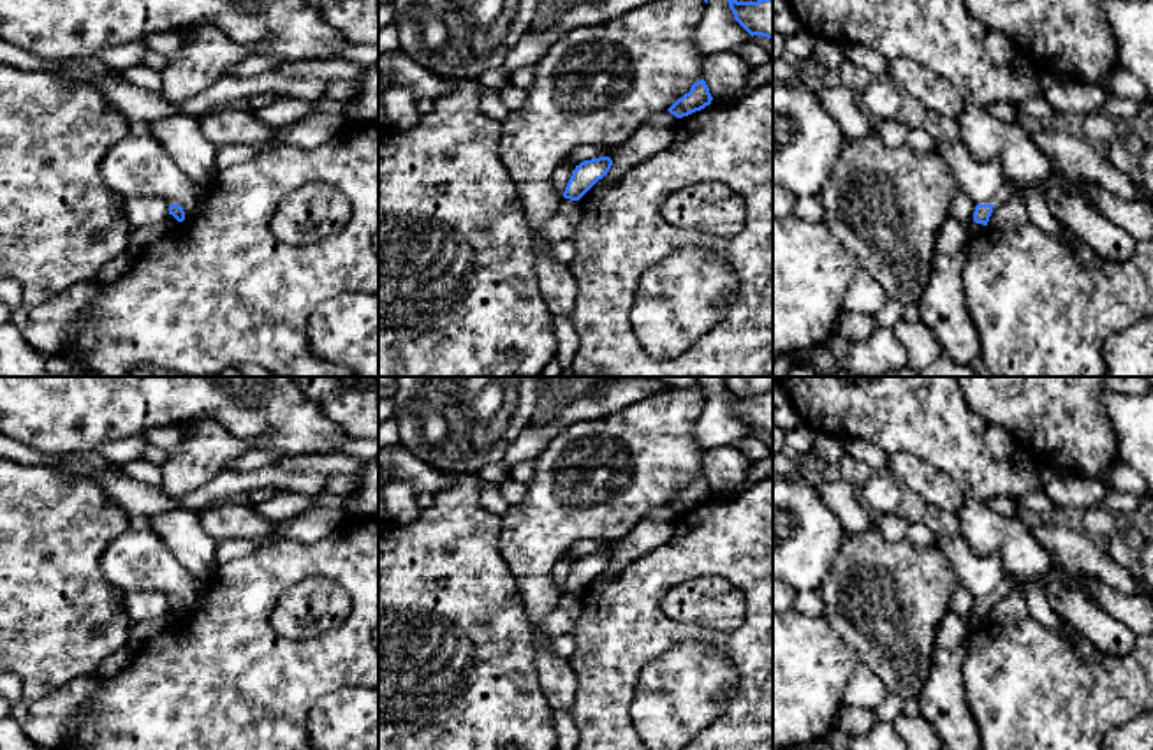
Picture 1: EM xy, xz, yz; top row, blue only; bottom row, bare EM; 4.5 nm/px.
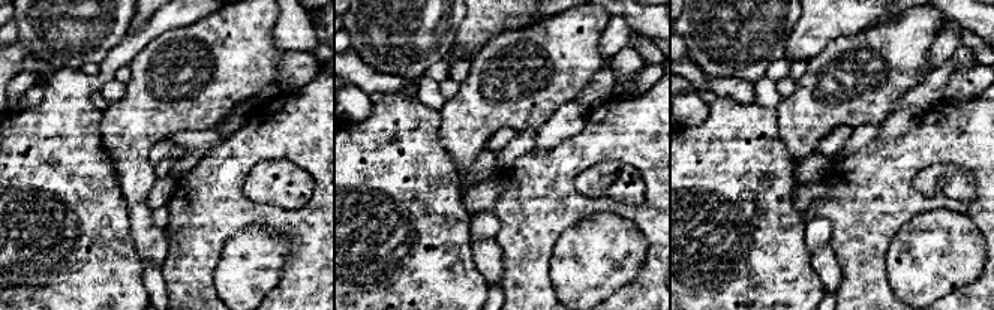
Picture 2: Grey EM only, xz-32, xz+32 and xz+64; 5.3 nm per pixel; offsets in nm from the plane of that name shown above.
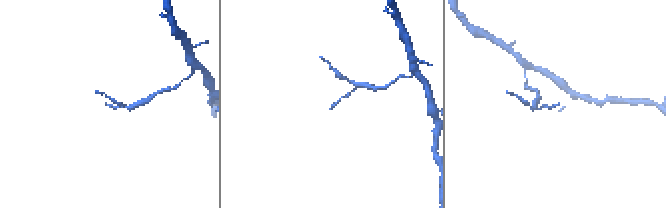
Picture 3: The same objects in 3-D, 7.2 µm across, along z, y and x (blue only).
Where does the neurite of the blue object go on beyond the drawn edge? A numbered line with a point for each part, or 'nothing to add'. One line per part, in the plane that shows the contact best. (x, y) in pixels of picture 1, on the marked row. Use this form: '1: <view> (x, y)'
nothing to add

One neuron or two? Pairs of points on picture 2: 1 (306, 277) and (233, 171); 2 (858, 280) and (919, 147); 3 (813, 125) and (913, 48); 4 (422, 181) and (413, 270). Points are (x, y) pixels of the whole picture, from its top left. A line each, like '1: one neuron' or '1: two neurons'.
1: one neuron
2: one neuron
3: one neuron
4: one neuron

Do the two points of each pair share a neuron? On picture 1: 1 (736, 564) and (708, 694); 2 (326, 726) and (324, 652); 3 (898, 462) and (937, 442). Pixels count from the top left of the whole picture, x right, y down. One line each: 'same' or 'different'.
1: different
2: different
3: different

